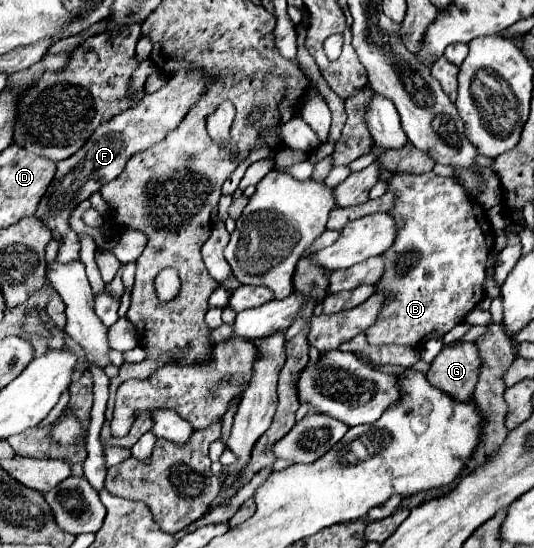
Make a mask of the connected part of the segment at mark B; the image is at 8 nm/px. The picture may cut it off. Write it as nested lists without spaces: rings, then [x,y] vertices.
[[[435,172],[425,174],[395,174],[387,182],[387,192],[395,194],[395,206],[389,210],[397,226],[397,238],[391,248],[383,252],[385,270],[377,292],[387,294],[383,310],[369,330],[365,330],[367,342],[373,346],[419,346],[421,342],[447,334],[455,324],[463,322],[465,316],[479,306],[483,300],[485,262],[493,248],[495,234],[487,222],[483,208],[473,202],[461,184],[453,178],[441,178]]]

